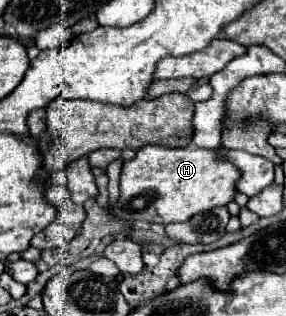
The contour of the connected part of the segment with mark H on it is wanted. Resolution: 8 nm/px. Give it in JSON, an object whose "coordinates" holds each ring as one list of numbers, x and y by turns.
{"coordinates":[[145,146,135,152,133,160,123,162,121,196,113,208,113,216,127,222,185,222,199,212,233,202,239,194,237,178,241,178,241,172,219,150]]}

